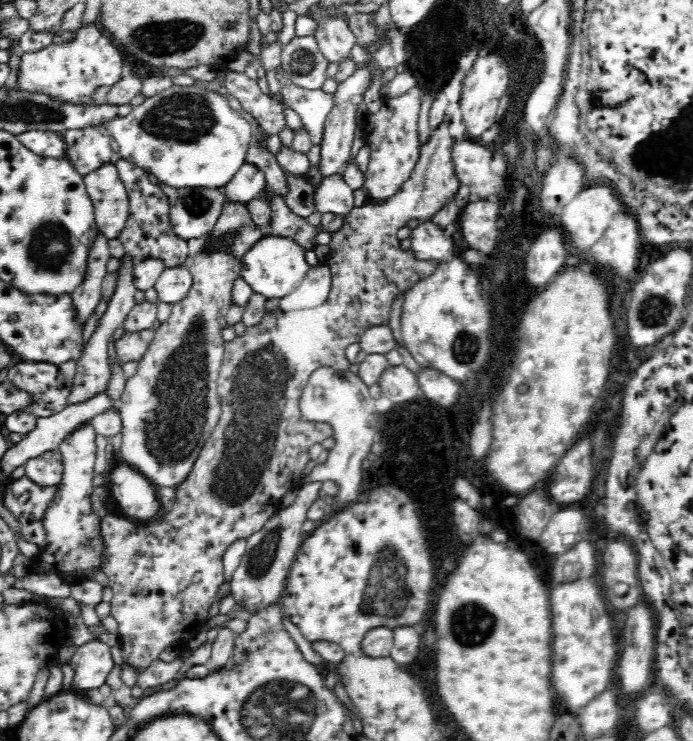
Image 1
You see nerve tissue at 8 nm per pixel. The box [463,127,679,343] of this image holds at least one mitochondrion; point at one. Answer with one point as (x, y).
(652, 309)

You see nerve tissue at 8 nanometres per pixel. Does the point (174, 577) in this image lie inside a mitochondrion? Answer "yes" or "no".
no

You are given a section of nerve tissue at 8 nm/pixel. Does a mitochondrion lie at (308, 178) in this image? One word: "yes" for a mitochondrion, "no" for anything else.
no

